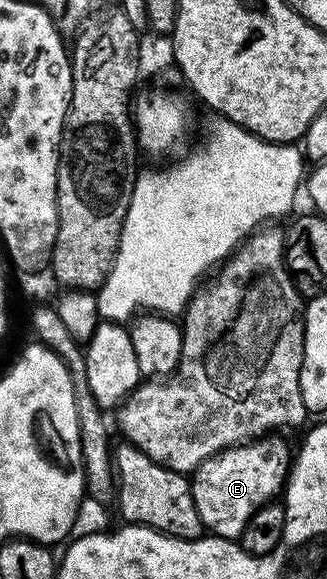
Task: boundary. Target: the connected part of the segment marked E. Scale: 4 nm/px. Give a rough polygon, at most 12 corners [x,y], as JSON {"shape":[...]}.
{"shape":[[268,435],[190,474],[208,534],[237,539],[284,492],[293,449]]}

